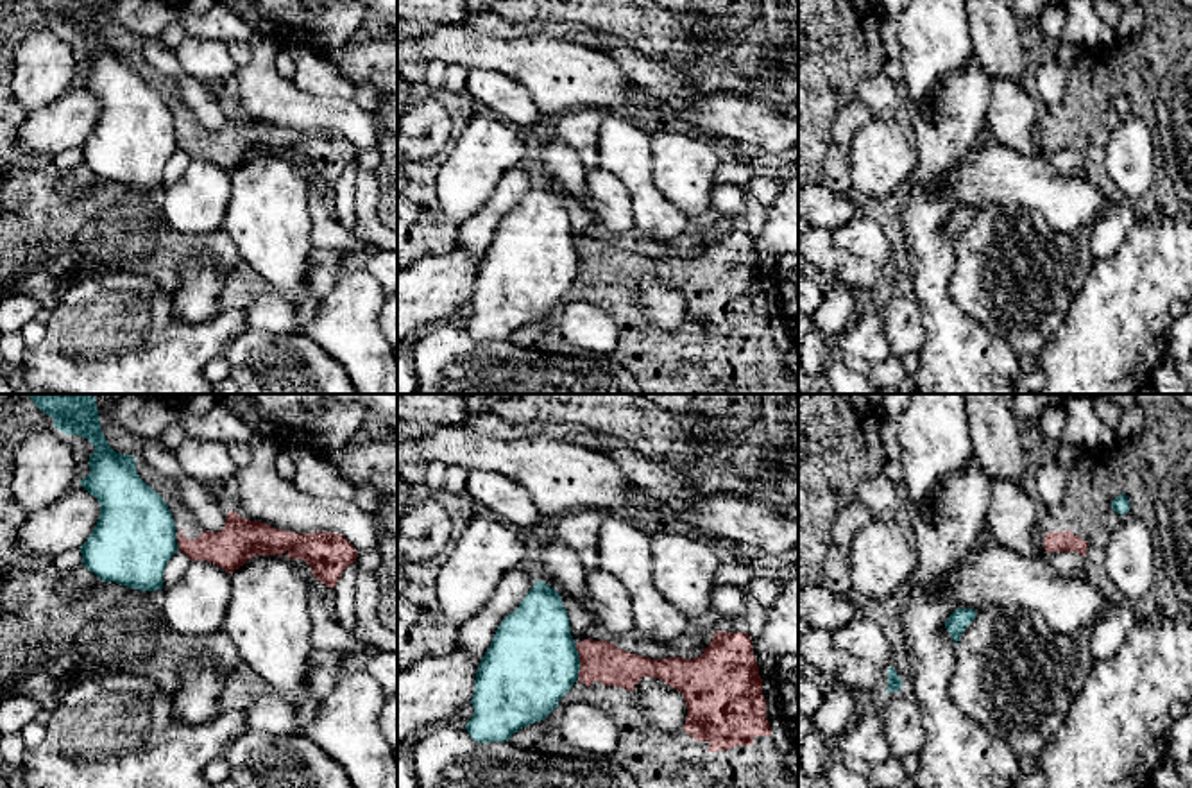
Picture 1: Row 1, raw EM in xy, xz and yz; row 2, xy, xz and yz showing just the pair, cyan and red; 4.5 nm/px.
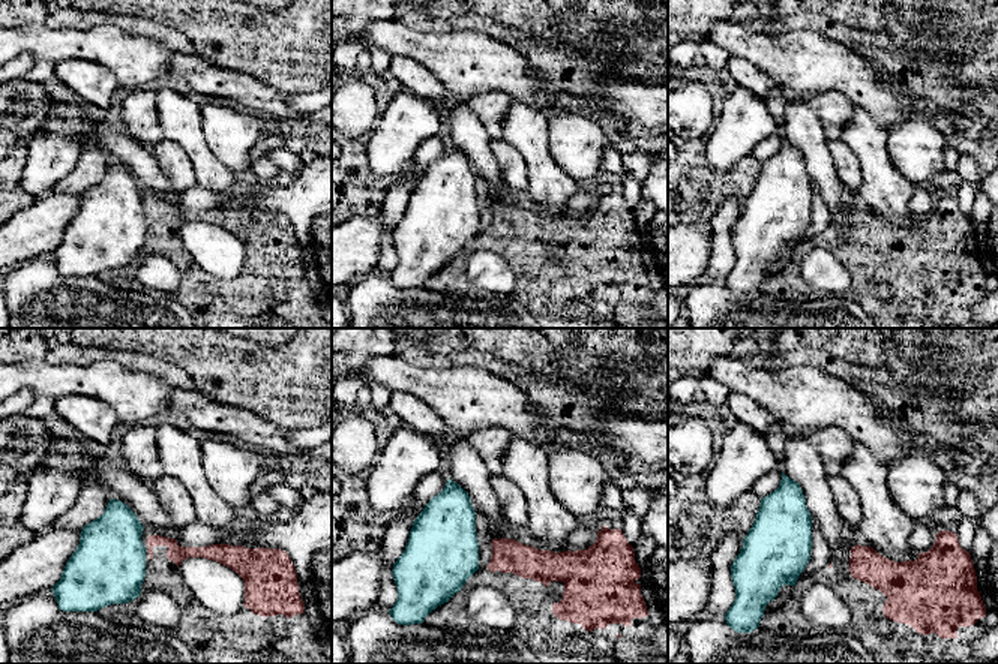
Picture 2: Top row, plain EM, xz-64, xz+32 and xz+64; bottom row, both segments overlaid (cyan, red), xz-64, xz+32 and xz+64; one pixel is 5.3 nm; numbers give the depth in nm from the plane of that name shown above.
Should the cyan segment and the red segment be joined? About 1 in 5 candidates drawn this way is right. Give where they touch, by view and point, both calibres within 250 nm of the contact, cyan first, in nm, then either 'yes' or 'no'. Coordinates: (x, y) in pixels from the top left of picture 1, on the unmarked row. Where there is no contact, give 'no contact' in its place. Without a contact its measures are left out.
xz (578, 269) | 400/180 nm | no

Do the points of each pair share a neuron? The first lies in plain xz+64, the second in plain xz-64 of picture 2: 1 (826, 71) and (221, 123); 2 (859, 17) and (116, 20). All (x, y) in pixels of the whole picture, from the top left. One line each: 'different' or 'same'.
1: different
2: different

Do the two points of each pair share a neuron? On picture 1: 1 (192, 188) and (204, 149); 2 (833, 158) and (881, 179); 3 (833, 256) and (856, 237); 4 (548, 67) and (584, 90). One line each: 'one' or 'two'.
1: two
2: two
3: two
4: one

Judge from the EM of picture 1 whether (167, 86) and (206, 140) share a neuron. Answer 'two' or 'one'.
one

